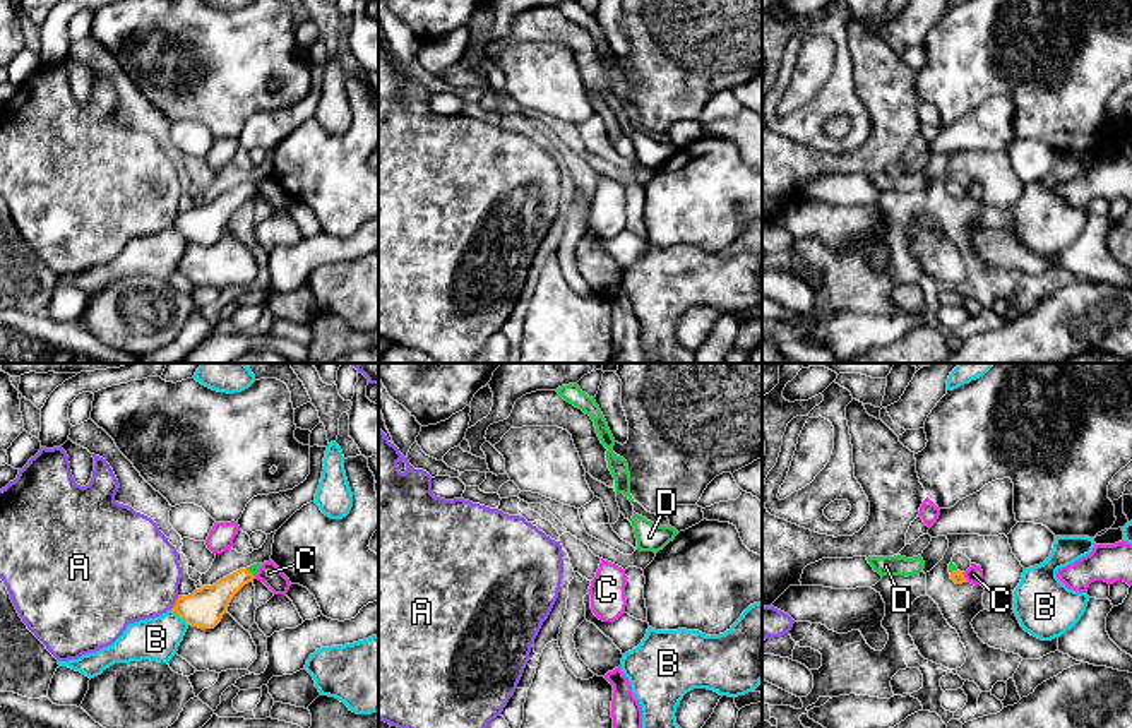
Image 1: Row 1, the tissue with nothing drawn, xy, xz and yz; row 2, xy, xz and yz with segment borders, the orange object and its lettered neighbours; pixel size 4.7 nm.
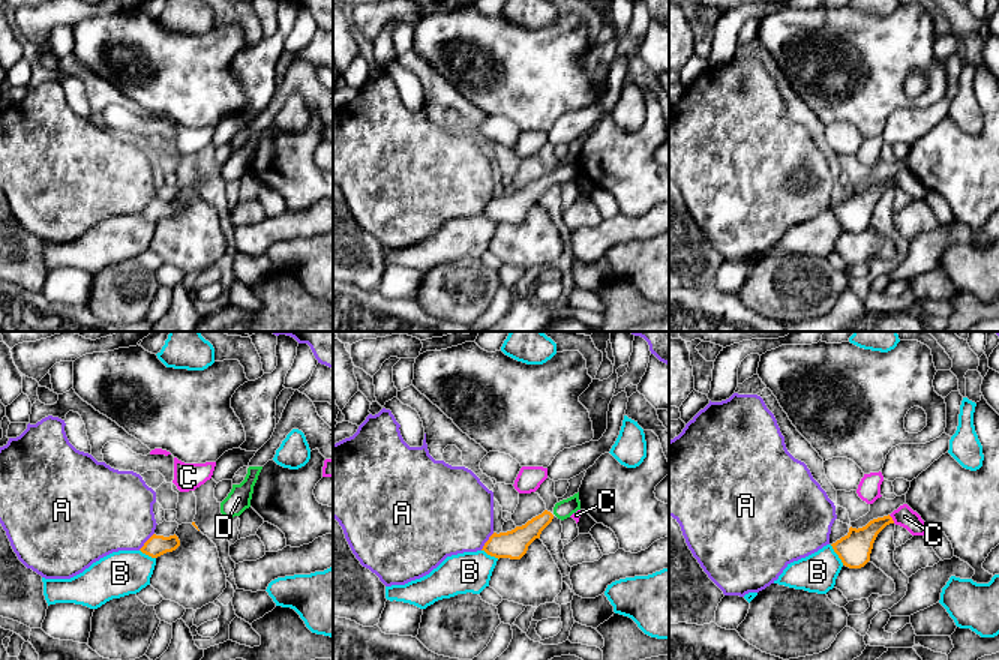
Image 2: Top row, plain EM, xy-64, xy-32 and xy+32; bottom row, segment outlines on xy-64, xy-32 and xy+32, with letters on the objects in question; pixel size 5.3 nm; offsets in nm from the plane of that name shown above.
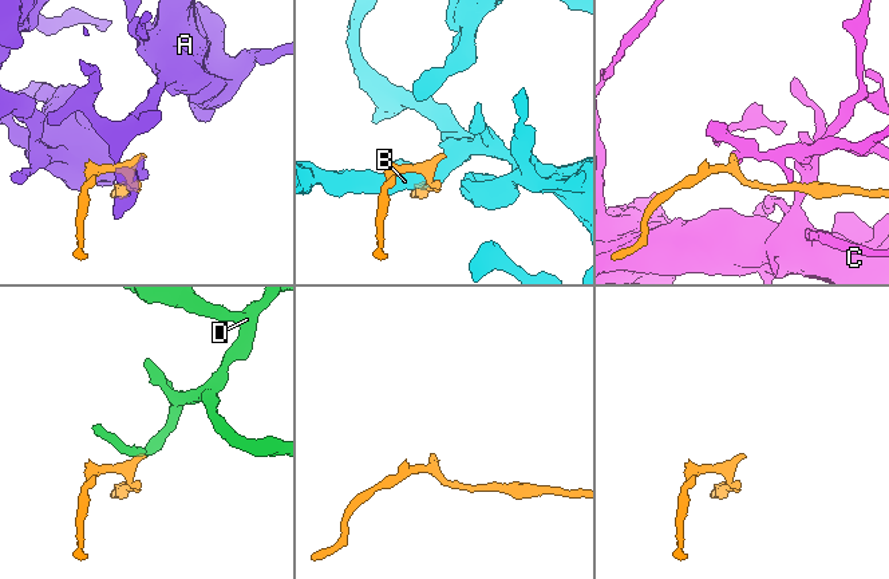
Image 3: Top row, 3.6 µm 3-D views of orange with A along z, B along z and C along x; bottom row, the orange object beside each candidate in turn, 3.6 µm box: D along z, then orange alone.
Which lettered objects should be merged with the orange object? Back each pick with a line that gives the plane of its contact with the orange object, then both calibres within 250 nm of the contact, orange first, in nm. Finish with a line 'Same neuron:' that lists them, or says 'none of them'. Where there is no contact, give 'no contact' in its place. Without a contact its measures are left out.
D: xy | 170/50 nm
Same neuron: D

